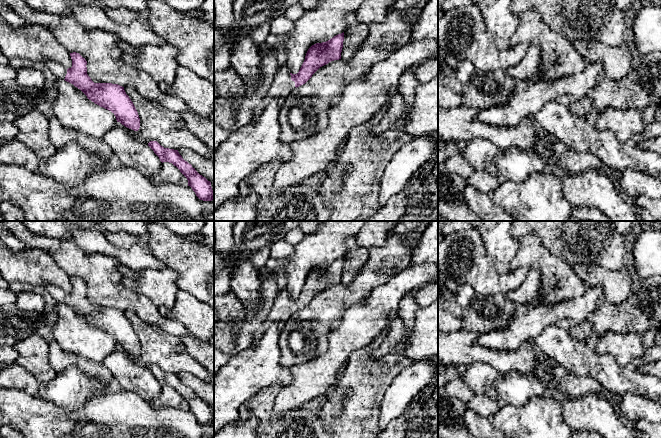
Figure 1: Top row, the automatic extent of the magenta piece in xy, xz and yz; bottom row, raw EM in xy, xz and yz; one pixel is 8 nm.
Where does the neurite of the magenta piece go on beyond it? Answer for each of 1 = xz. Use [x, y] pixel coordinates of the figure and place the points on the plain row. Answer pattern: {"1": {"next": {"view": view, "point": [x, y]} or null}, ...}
{"1": {"next": {"view": "xz", "point": [282, 309]}}}

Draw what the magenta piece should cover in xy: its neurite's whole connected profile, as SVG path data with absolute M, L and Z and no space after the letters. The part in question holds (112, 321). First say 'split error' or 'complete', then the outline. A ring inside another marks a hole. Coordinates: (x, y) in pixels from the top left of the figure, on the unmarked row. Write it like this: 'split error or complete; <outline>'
split error; M70 277L72 291L66 292L60 287L49 285L47 291L57 304L65 304L80 313L89 324L111 335L117 346L138 355L140 342L138 336L126 318L124 311L112 307L94 307L87 298L87 285L79 277Z

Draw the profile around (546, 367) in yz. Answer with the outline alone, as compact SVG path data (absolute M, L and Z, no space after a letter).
M540 354L538 360L536 361L536 368L531 376L539 379L547 379L554 377L558 373L560 373L560 369L556 361Z

